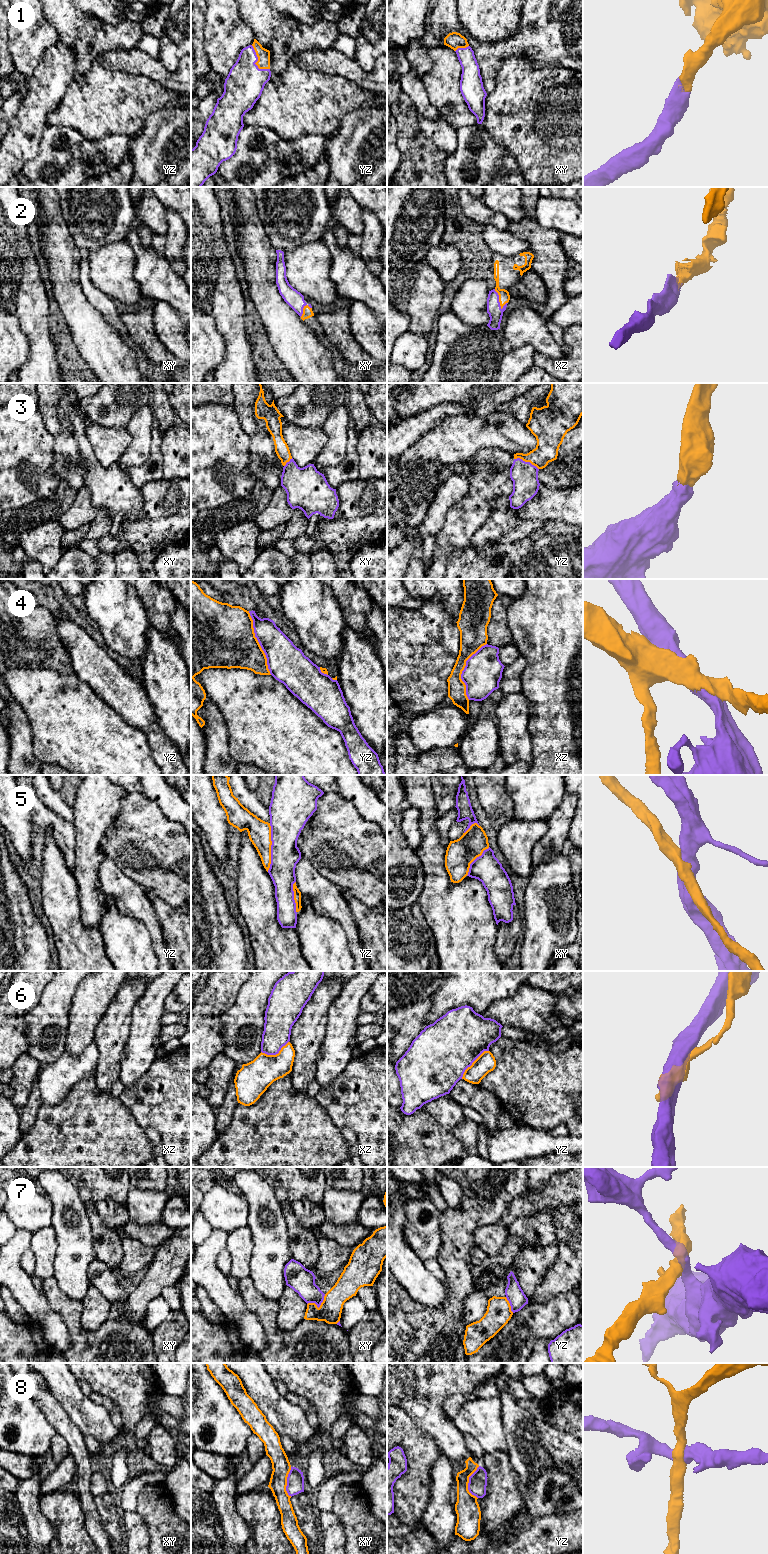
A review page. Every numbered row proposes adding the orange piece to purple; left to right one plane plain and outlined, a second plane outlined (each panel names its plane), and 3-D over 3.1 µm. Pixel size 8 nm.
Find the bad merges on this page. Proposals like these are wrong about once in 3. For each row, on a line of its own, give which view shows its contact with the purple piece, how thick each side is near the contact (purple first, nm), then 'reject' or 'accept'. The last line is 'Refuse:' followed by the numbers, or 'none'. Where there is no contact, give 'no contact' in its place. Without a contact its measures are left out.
1: yz | 300/100 nm | accept
2: xz | 120/90 nm | accept
3: yz | 220/190 nm | accept
4: yz | 280/440 nm | reject
5: yz | 280/190 nm | reject
6: yz | 460/160 nm | reject
7: xy | 200/180 nm | reject
8: yz | 150/190 nm | reject
Refuse: 4, 5, 6, 7, 8

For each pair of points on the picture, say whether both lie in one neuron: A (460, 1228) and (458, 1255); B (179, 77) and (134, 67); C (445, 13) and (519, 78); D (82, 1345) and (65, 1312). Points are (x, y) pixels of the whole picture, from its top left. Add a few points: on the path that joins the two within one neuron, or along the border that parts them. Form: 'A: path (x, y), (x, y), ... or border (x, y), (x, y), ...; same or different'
A: path (460, 1235), (460, 1248); same
B: path (168, 77), (163, 77), (150, 67), (145, 67); same
C: border (523, 54), (506, 57), (497, 71), (494, 82); different
D: path (79, 1337), (72, 1320); same

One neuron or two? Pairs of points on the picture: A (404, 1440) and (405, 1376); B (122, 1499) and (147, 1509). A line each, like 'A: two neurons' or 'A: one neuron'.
A: two neurons
B: two neurons

